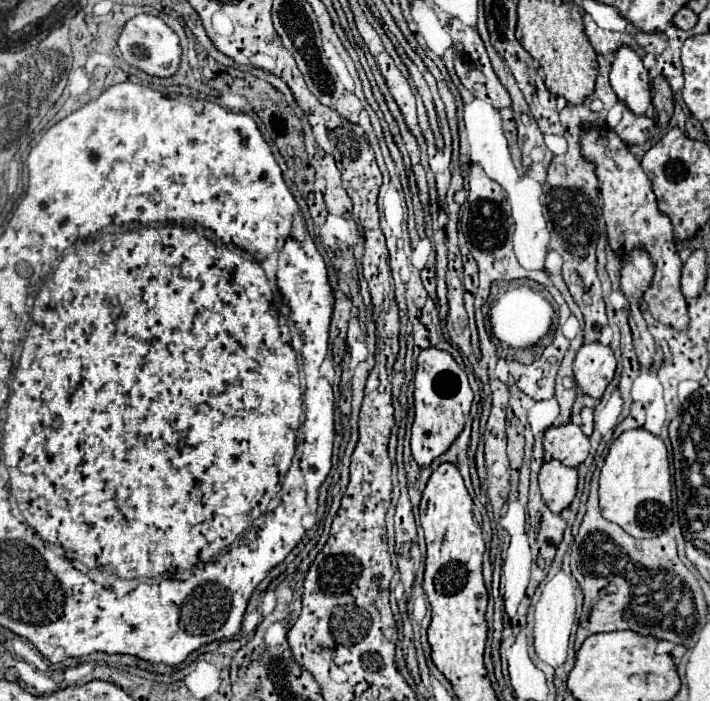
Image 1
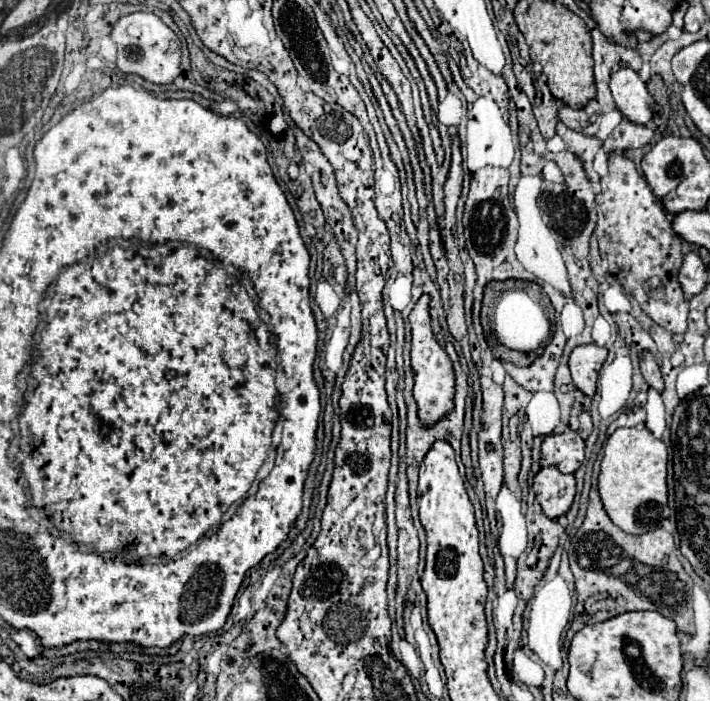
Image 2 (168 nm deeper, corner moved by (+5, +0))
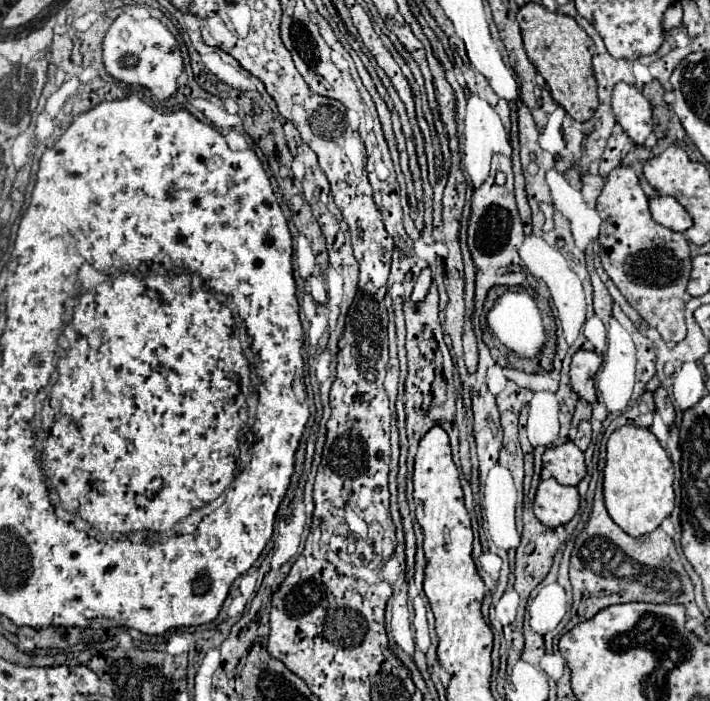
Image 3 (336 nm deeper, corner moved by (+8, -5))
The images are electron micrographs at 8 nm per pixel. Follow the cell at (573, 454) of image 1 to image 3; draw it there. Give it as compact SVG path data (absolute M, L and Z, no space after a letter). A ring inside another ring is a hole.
M567 440L561 446L551 446L543 454L543 468L559 482L567 486L577 486L587 474L583 452Z

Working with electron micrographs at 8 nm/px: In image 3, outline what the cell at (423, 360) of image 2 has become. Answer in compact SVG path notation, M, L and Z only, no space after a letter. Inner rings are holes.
M425 268L425 270L419 274L419 278L417 278L417 282L415 282L415 290L413 290L413 294L411 294L411 300L413 300L415 304L419 304L419 302L423 302L423 300L427 298L429 288L431 288L431 282L433 282L433 278L431 278L431 268Z

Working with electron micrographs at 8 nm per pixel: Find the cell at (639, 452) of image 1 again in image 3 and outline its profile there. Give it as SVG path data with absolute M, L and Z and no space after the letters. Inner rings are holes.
M623 426L607 440L607 460L603 470L603 496L611 520L629 536L653 532L673 510L673 464L649 428Z

